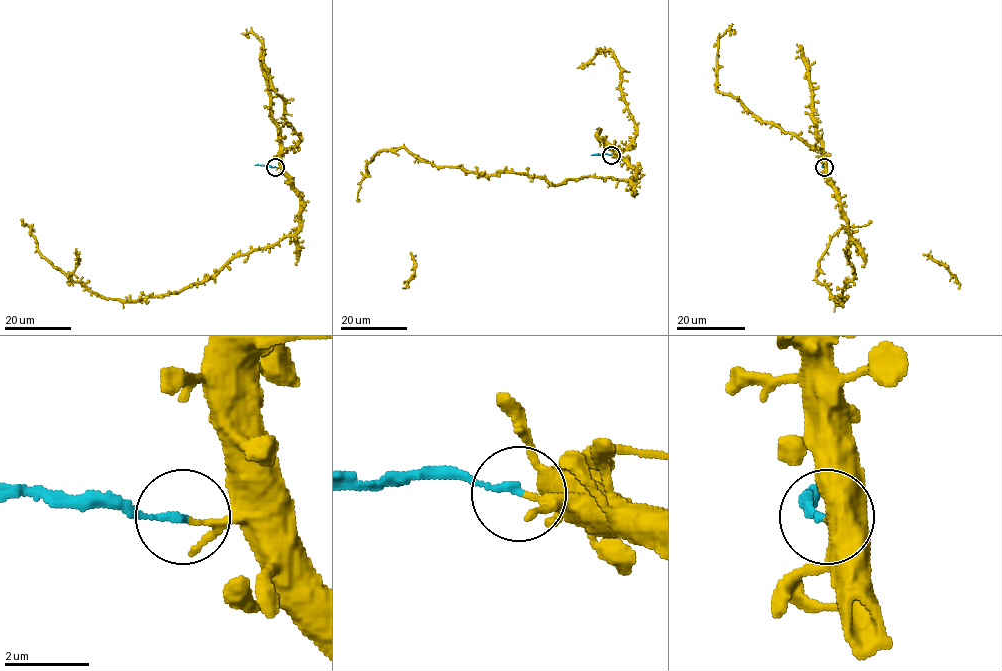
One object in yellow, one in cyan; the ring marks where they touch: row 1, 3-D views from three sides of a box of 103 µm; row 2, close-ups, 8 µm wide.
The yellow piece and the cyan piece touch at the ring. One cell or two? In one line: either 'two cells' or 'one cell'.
two cells

